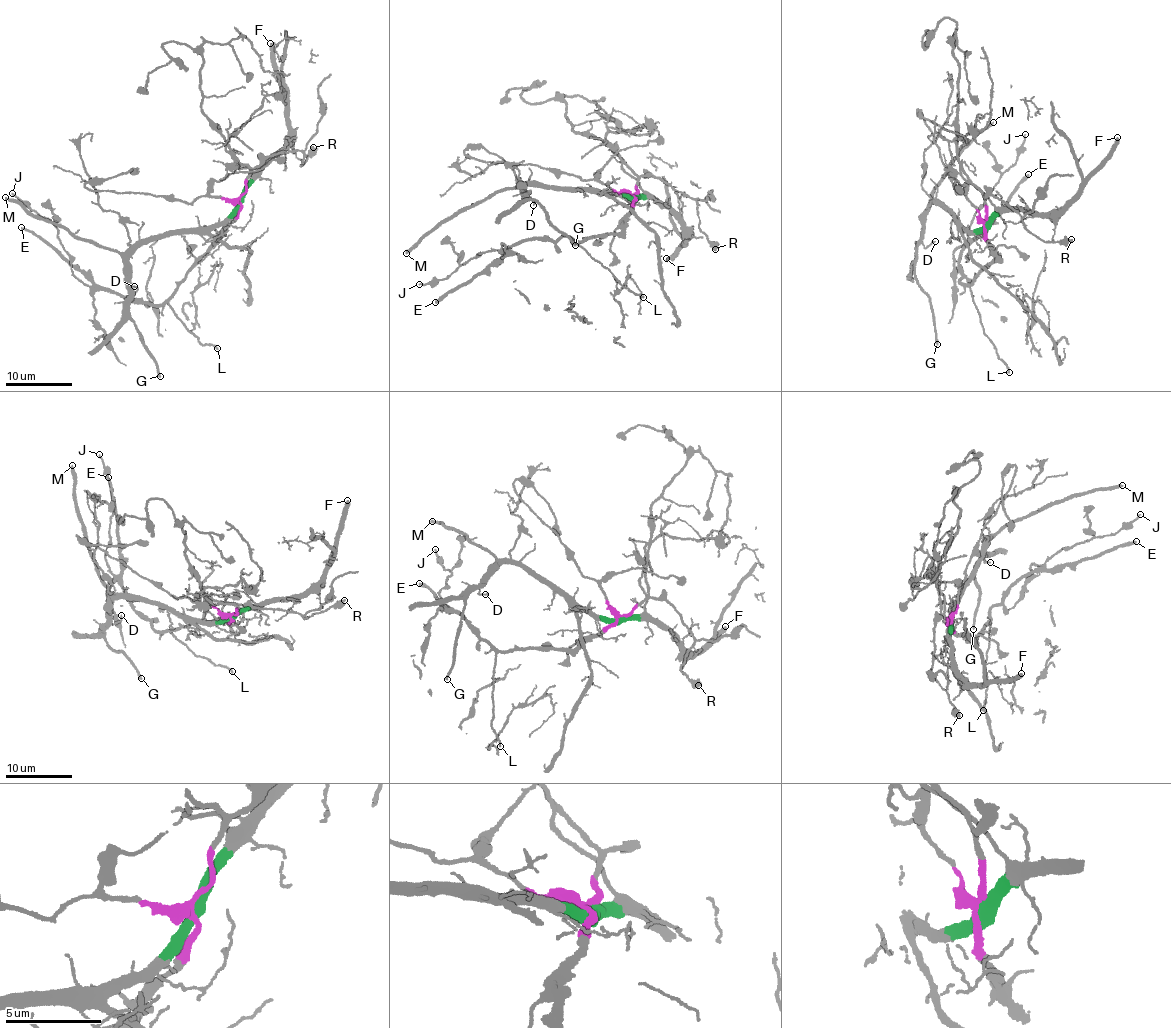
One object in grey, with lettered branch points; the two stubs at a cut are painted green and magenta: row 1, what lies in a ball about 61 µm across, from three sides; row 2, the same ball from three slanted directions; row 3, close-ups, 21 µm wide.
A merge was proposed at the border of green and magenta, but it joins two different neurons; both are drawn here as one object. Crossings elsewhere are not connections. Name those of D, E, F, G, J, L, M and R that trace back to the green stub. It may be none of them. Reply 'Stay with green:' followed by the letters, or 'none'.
Stay with green: D, F, G, M

